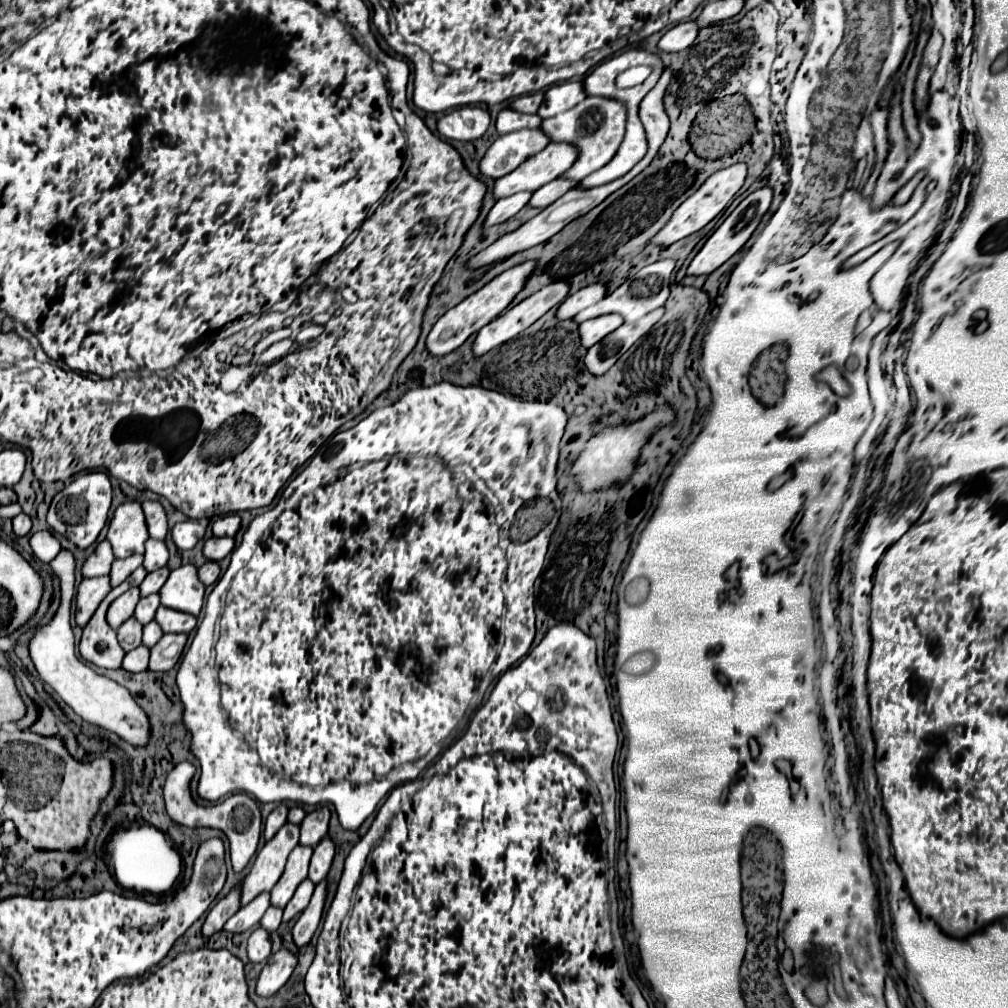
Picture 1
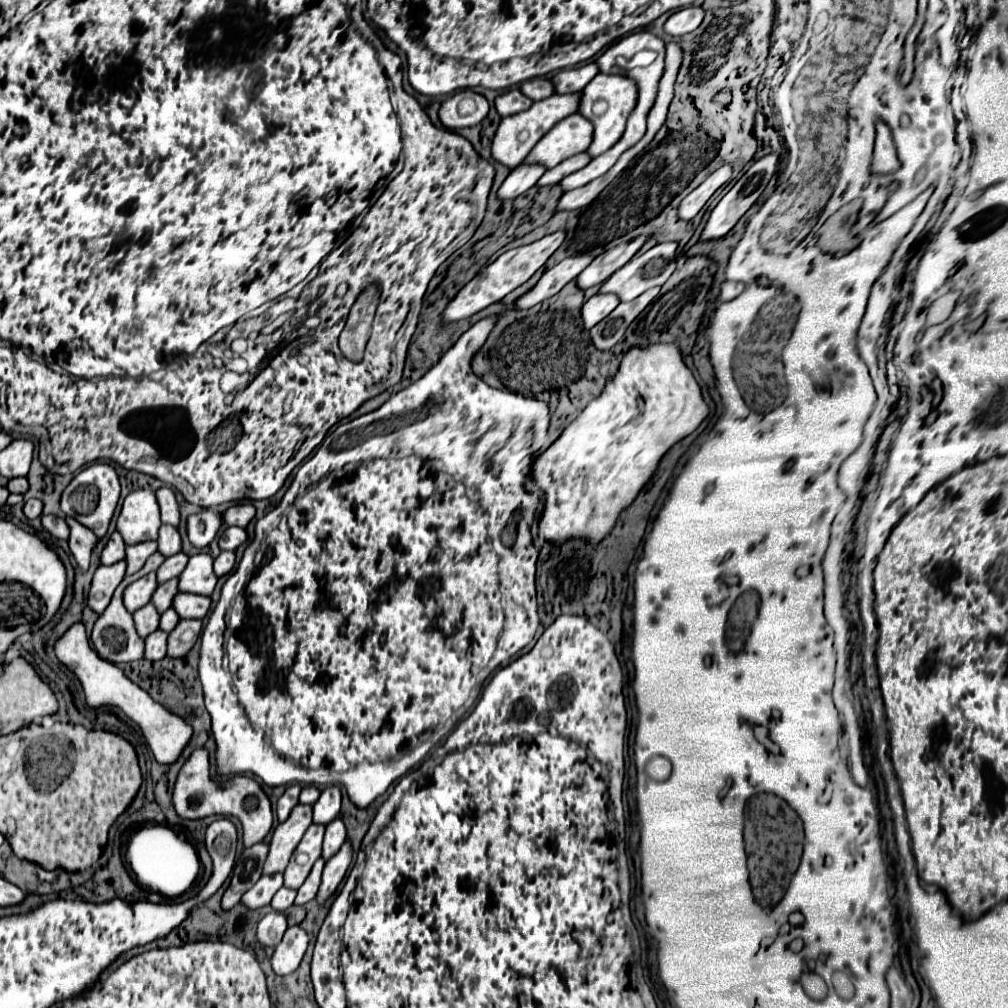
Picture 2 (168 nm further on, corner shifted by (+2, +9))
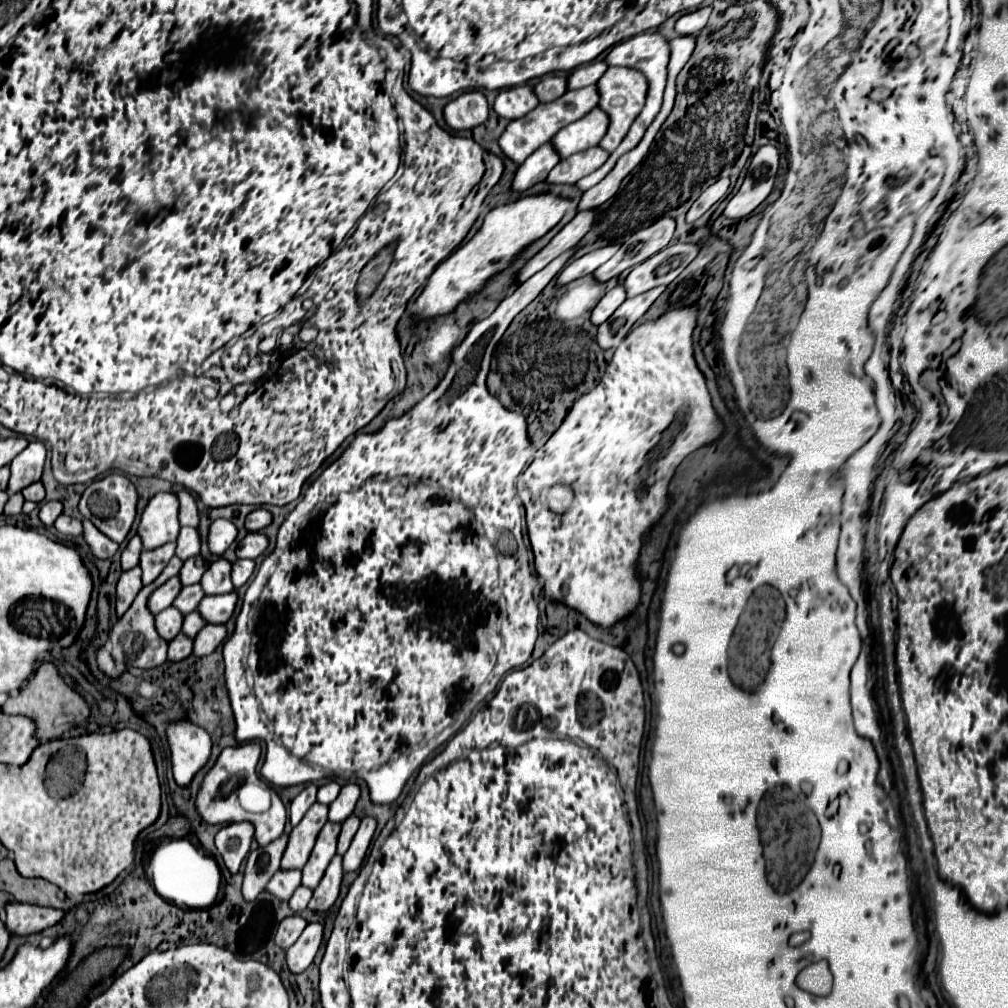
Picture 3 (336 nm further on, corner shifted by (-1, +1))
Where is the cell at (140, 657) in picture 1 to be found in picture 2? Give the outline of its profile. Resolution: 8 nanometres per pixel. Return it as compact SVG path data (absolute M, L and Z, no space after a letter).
M156 630L150 636L146 636L146 656L148 660L160 660L166 656L166 636L168 632Z

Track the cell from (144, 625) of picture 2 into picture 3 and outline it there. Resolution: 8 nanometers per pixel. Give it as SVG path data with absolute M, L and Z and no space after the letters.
M167 608L159 614L155 614L155 630L163 640L173 640L181 632L183 614L175 608Z

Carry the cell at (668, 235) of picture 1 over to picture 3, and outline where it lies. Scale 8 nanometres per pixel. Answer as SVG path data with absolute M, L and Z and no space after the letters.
M719 178L715 184L711 184L689 208L687 212L687 222L695 222L697 218L701 218L715 202L719 202L729 190L729 178Z

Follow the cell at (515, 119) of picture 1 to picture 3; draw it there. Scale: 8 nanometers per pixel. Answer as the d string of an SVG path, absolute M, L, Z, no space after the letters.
M517 86L517 88L507 88L501 90L499 96L495 98L493 110L505 118L505 120L515 120L531 112L539 104L537 96L533 96L533 86Z

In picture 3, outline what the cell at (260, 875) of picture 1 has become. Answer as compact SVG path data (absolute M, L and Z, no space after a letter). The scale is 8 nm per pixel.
M313 804L303 820L291 830L289 844L281 858L281 870L299 870L305 866L319 830L327 822L327 806Z

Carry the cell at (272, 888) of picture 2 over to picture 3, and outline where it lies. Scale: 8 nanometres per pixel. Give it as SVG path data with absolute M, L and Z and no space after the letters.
M279 870L267 884L267 892L279 900L289 900L295 888L301 884L301 870Z

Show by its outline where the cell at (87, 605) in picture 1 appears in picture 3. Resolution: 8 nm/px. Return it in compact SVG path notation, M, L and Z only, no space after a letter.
M139 566L121 574L121 578L117 582L117 604L115 604L117 616L125 614L125 610L133 602L135 594L141 590L141 586L143 584L141 584L141 568Z

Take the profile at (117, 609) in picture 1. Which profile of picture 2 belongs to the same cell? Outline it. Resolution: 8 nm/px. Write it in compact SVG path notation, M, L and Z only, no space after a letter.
M150 572L148 576L136 580L134 584L130 584L124 592L124 604L130 612L136 612L138 608L142 608L146 602L152 600L152 594L158 588L158 580L156 580L156 572Z

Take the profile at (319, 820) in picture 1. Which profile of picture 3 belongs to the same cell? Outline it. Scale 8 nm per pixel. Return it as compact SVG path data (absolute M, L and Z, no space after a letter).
M345 784L339 796L329 804L329 822L343 822L353 812L357 798L359 798L359 786Z

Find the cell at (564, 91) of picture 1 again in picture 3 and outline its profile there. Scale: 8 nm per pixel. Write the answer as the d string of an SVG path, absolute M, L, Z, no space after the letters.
M593 62L593 64L585 64L585 66L577 68L567 78L567 90L579 90L579 88L597 84L597 80L605 74L605 70L607 70L605 62Z

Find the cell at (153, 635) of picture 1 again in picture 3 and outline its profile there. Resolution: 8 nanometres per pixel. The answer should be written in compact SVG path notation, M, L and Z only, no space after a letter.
M189 612L189 614L185 616L185 620L183 620L181 632L191 638L191 636L195 636L197 630L201 630L201 626L205 626L205 622L199 618L199 614L197 614L197 612Z

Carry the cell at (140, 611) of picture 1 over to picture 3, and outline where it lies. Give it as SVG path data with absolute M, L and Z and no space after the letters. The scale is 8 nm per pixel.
M193 584L193 586L183 586L181 592L177 594L177 598L173 600L173 608L181 610L181 614L189 614L197 608L199 600L203 598L205 594L201 592L201 586L199 584Z

